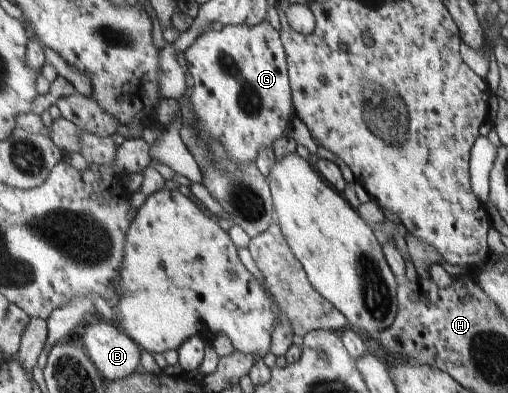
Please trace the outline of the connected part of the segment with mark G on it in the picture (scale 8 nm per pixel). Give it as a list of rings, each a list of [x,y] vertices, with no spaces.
[[[268,20],[254,26],[231,23],[220,31],[205,32],[185,51],[185,57],[186,69],[194,79],[189,98],[194,105],[194,124],[200,140],[221,140],[230,156],[238,162],[256,163],[263,149],[271,148],[280,137],[287,137],[286,131],[290,130],[291,117],[295,114],[288,55],[280,31]]]

